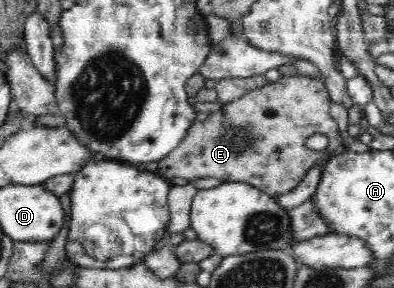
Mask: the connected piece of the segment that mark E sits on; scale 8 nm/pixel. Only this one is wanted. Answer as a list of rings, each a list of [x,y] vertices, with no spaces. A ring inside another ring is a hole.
[[[300,74],[295,77],[282,75],[278,81],[270,81],[232,102],[221,103],[220,109],[212,112],[203,122],[196,120],[181,144],[178,144],[170,155],[158,161],[156,174],[166,180],[176,177],[187,179],[189,182],[199,178],[215,177],[222,182],[244,182],[269,195],[287,194],[297,188],[313,166],[319,162],[326,164],[332,155],[345,149],[338,124],[330,114],[330,103],[330,93],[321,80]],[[312,134],[324,134],[330,141],[328,147],[325,150],[307,148],[306,140]]]

